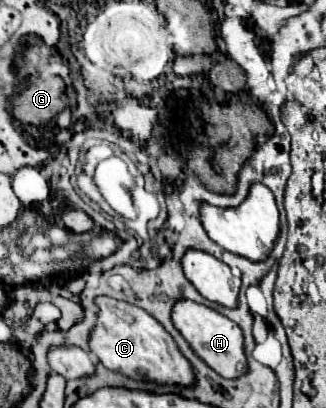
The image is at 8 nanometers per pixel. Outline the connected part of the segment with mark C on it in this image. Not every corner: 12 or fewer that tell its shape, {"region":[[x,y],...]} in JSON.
{"region":[[97,296],[89,348],[105,368],[193,384],[149,312]]}

